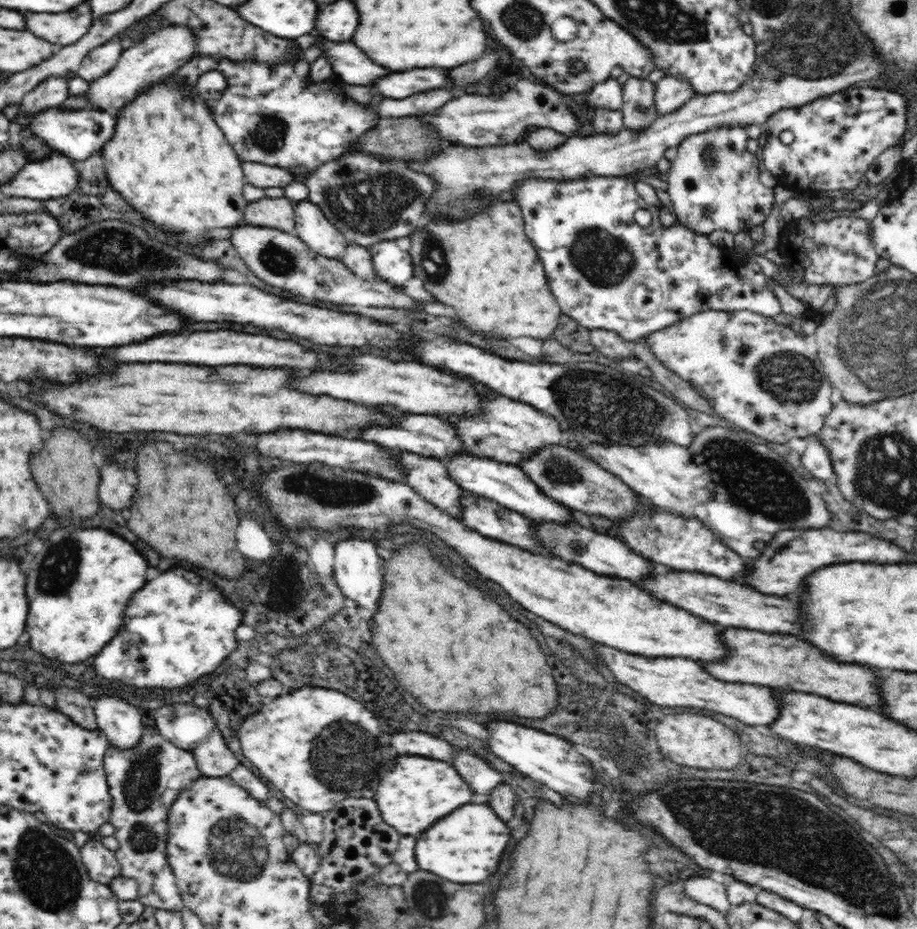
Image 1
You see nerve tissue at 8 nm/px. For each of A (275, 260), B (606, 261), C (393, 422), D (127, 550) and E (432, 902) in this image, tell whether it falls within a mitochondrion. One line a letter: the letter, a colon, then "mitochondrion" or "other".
A: mitochondrion
B: mitochondrion
C: other
D: other
E: mitochondrion

